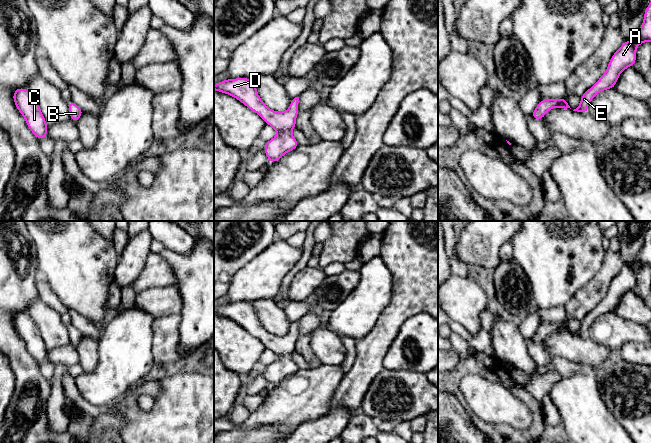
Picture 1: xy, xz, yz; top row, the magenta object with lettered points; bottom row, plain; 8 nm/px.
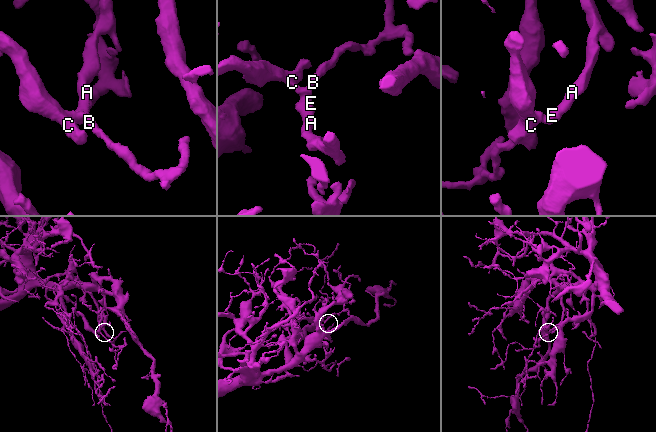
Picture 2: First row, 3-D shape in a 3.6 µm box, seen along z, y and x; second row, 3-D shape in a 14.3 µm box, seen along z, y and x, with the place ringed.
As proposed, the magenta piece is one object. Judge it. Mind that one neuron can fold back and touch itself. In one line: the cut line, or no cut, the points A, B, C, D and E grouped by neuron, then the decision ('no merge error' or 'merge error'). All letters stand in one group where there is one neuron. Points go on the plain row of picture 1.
cut none; groups A B C D E; no merge error

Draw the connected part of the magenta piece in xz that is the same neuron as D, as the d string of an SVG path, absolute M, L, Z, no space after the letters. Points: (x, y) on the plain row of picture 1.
M228 302L218 306L214 315L223 316L239 324L253 336L260 339L265 348L277 355L277 360L266 366L264 376L271 387L278 385L284 378L299 370L291 355L296 351L296 341L299 336L299 321L291 324L285 336L276 336L268 332L258 320L255 308L249 302Z

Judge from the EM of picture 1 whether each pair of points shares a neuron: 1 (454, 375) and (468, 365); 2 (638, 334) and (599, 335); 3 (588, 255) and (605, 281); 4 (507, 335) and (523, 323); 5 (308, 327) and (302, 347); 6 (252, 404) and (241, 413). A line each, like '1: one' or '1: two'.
1: one
2: one
3: two
4: two
5: two
6: two

